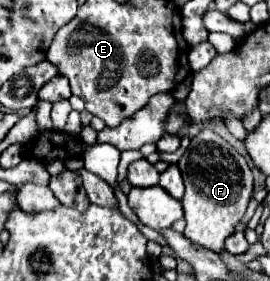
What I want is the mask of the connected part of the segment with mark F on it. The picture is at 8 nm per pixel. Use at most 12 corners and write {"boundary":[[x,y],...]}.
{"boundary":[[204,128],[178,168],[184,236],[214,252],[246,212],[252,170]]}

